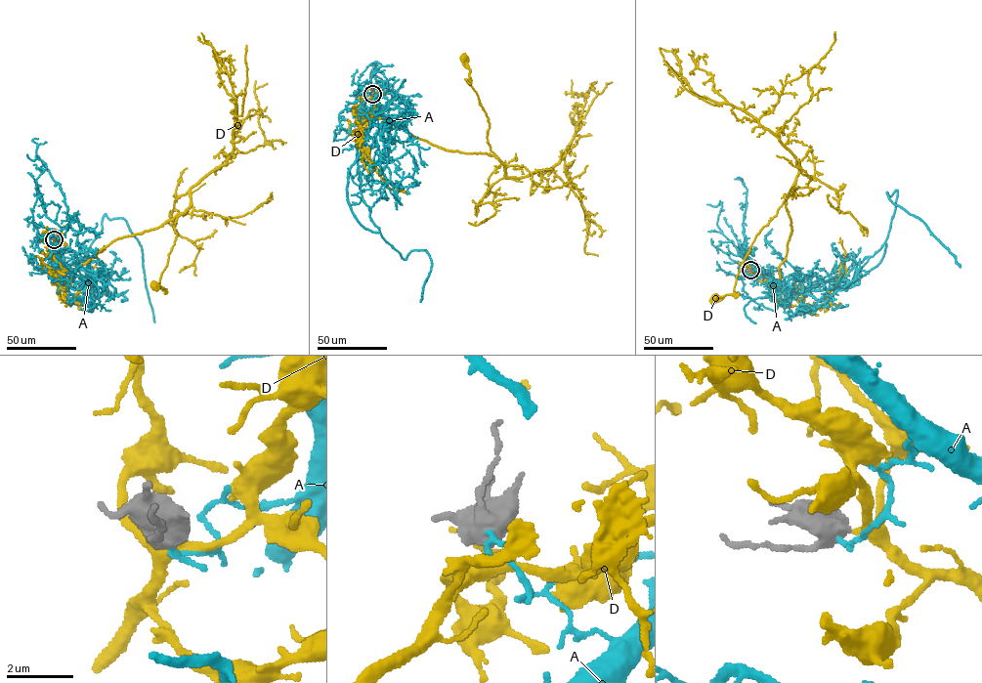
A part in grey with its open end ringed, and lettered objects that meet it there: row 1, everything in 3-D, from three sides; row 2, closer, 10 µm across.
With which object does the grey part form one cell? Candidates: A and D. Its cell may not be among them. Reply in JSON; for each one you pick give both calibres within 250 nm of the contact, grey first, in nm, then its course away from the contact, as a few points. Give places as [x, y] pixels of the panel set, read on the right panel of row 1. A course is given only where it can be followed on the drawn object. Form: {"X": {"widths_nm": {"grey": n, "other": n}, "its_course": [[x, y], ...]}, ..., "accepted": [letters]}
{"D": {"widths_nm": {"grey": 480, "other": 280}, "its_course": [[750, 270], [779, 288], [778, 270], [791, 231], [786, 199], [743, 262], [734, 287], [738, 294], [714, 298]]}, "accepted": ["D"]}

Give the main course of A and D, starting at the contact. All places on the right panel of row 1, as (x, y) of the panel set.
A: (749, 271), (794, 290), (829, 281), (880, 249), (897, 190), (888, 198), (924, 224), (960, 267)
D: (750, 270), (779, 288), (778, 270), (791, 231), (786, 199), (743, 262), (734, 287), (738, 294), (714, 298)

